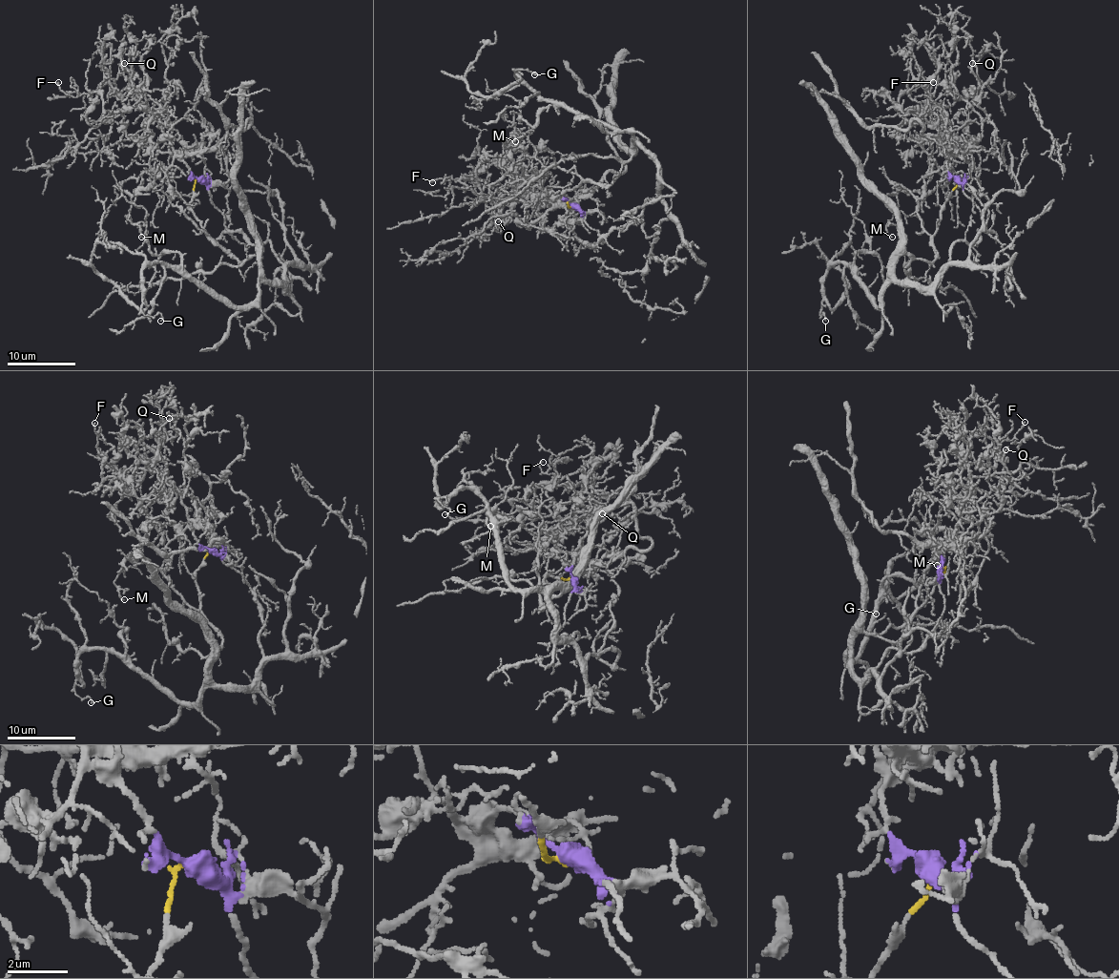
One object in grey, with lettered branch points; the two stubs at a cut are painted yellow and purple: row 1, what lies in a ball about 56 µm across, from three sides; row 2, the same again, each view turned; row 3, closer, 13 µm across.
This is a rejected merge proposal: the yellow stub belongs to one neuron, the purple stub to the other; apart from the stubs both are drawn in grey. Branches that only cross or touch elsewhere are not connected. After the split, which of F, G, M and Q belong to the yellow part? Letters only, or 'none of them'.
G

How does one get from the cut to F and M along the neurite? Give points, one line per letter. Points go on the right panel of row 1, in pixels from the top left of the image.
F: (959, 178), (946, 161), (976, 148), (963, 139), (965, 115), (933, 122), (933, 81)
M: (959, 178), (943, 174), (943, 167), (952, 170), (948, 182), (922, 194), (901, 191), (885, 226), (892, 237)

